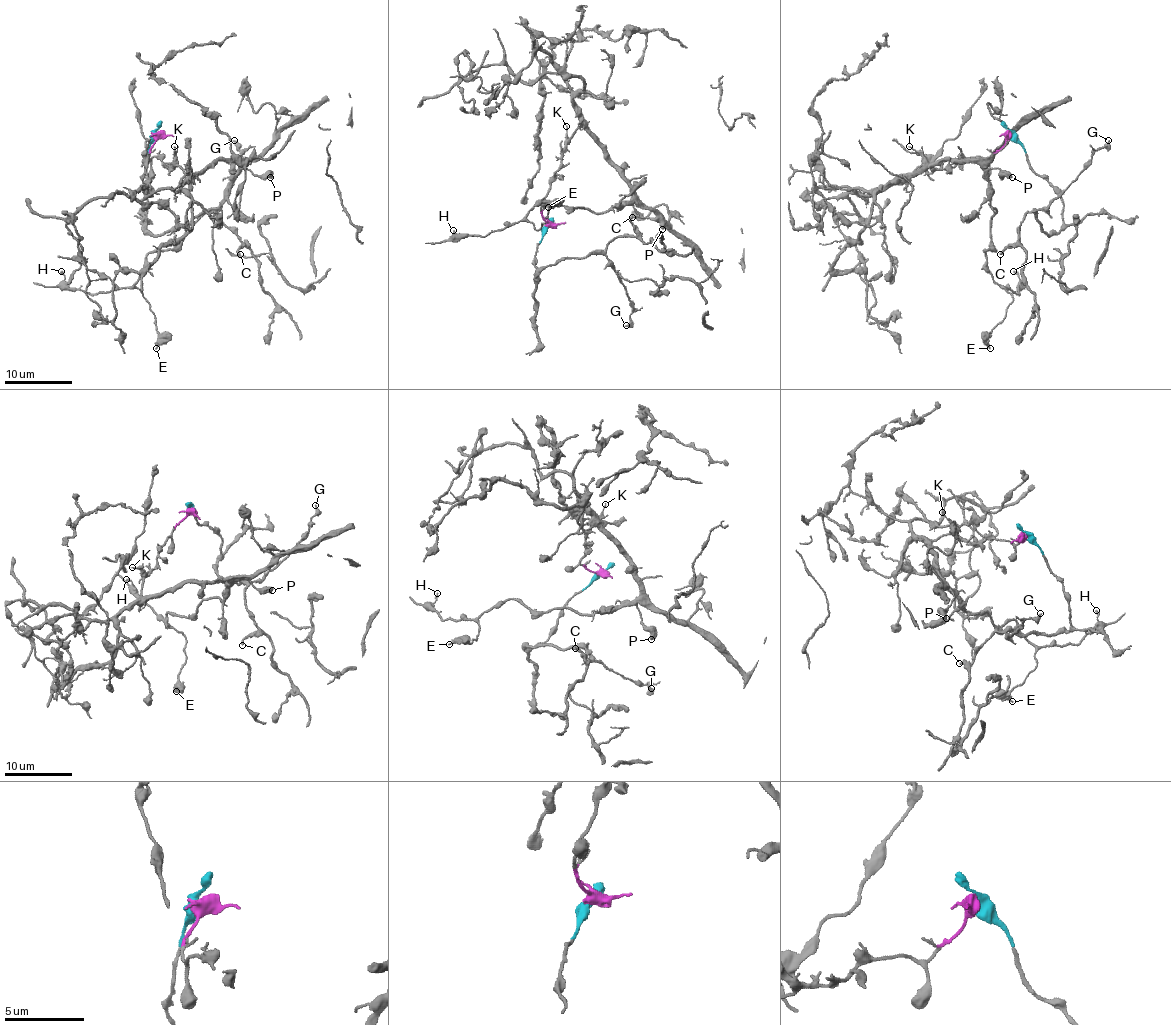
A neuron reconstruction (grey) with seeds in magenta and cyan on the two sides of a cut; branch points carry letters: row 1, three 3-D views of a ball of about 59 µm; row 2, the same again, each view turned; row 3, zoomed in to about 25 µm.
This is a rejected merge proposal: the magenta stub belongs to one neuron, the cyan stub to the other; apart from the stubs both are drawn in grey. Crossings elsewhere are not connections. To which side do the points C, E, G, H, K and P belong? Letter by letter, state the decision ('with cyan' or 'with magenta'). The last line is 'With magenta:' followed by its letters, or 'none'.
C: with cyan
E: with magenta
G: with cyan
H: with magenta
K: with magenta
P: with magenta
With magenta: E, H, K, P

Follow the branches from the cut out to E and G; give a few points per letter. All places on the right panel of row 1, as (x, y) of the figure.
E: (1010, 135), (988, 159), (910, 175), (965, 160), (988, 182), (987, 270), (1012, 296), (990, 348)
G: (1010, 135), (1027, 164), (1063, 203), (1063, 226), (1048, 235), (1037, 211), (1056, 199), (1109, 140)

